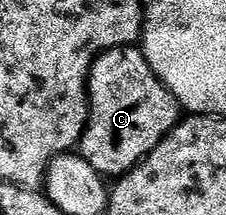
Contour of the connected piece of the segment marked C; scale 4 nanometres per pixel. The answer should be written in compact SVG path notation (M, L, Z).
M138 46L101 52L90 67L88 91L90 117L82 131L80 154L86 159L88 166L92 166L92 170L96 170L104 178L127 176L145 156L152 154L152 150L160 146L160 142L176 127L180 119L178 99L163 86L160 78L156 78L152 66L148 66L141 47Z

